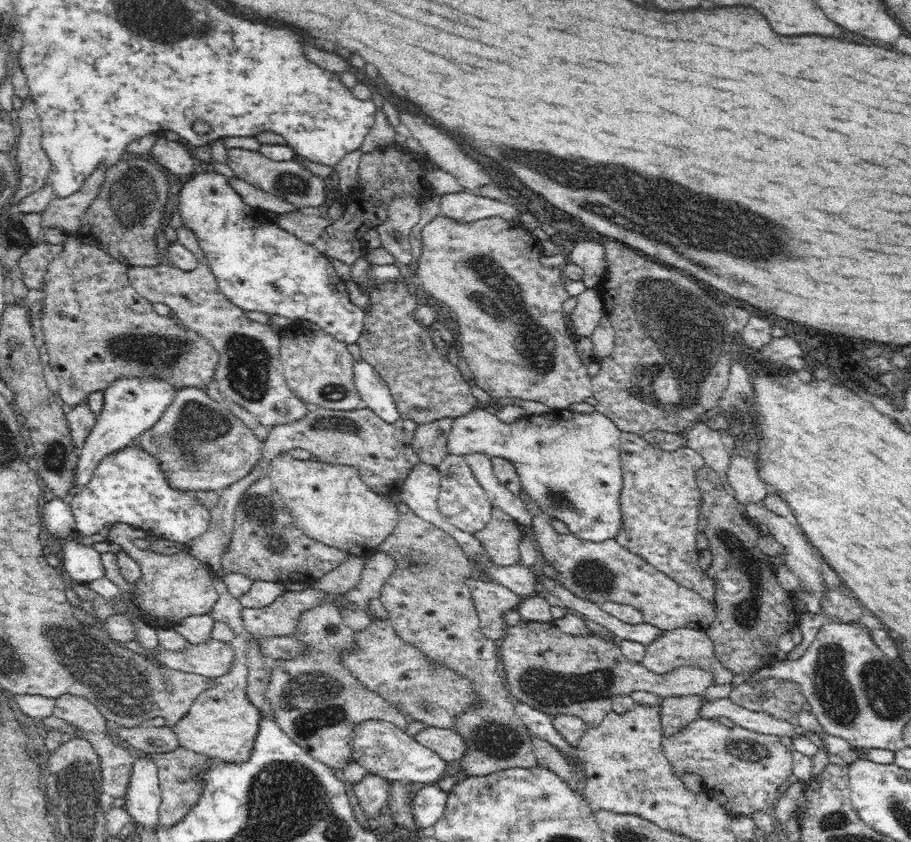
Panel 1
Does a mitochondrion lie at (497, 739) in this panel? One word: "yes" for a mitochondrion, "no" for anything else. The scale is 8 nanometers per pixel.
yes

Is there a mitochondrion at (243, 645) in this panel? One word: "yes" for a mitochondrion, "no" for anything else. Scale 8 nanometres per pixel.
no

